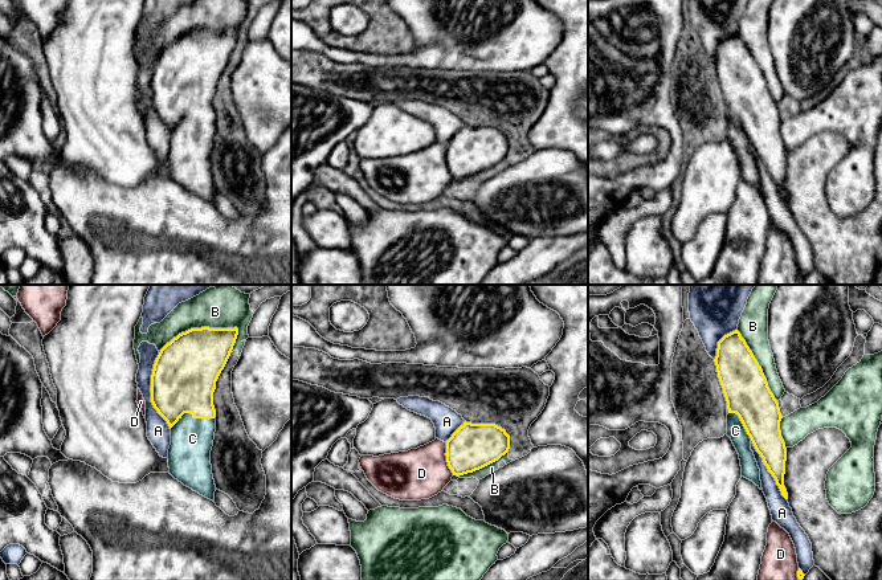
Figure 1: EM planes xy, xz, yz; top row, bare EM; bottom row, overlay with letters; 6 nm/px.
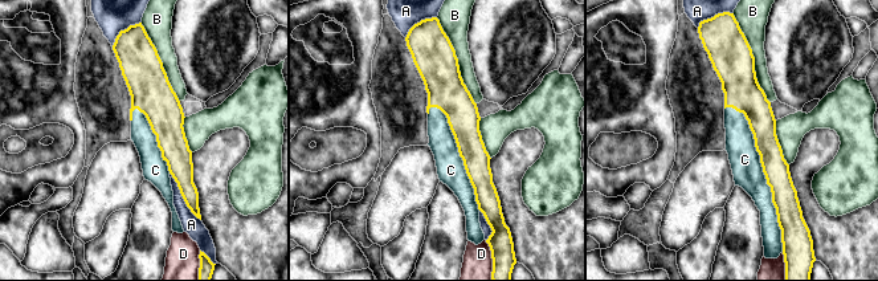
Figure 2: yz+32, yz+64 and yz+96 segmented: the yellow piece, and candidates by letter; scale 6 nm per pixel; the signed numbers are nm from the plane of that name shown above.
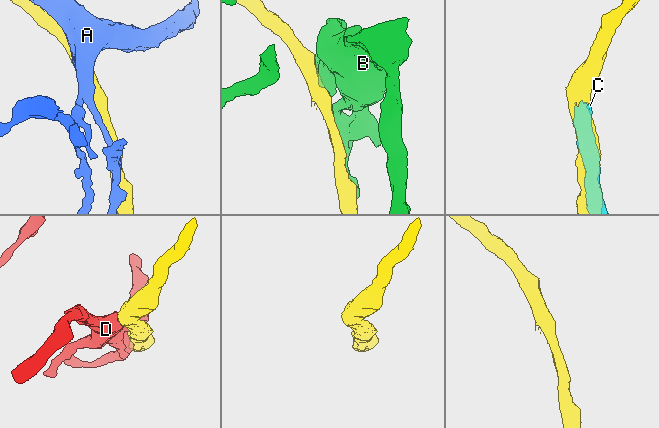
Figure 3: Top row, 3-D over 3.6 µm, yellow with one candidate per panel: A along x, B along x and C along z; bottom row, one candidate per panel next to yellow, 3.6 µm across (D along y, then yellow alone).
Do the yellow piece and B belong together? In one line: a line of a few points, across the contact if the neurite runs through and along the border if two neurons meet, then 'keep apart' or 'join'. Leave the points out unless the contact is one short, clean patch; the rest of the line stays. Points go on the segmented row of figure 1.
keep apart

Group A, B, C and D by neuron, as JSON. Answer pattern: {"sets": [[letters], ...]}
{"sets": [["A"], ["B"], ["C"], ["D"]]}

